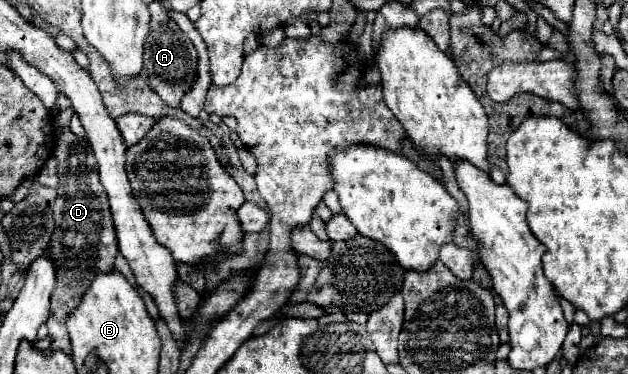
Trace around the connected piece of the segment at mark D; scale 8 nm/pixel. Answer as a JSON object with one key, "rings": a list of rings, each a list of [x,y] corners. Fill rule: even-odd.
{"rings":[[[72,109],[58,111],[54,117],[56,123],[56,143],[52,155],[58,161],[58,197],[54,203],[54,235],[50,241],[50,257],[56,261],[56,289],[52,293],[52,309],[48,317],[48,331],[52,337],[50,351],[62,349],[70,355],[70,337],[64,327],[66,315],[76,307],[82,293],[90,285],[96,273],[110,271],[114,257],[118,253],[116,229],[112,221],[110,203],[106,191],[98,179],[98,163],[92,155],[92,147],[86,139],[76,137],[70,131]]]}

